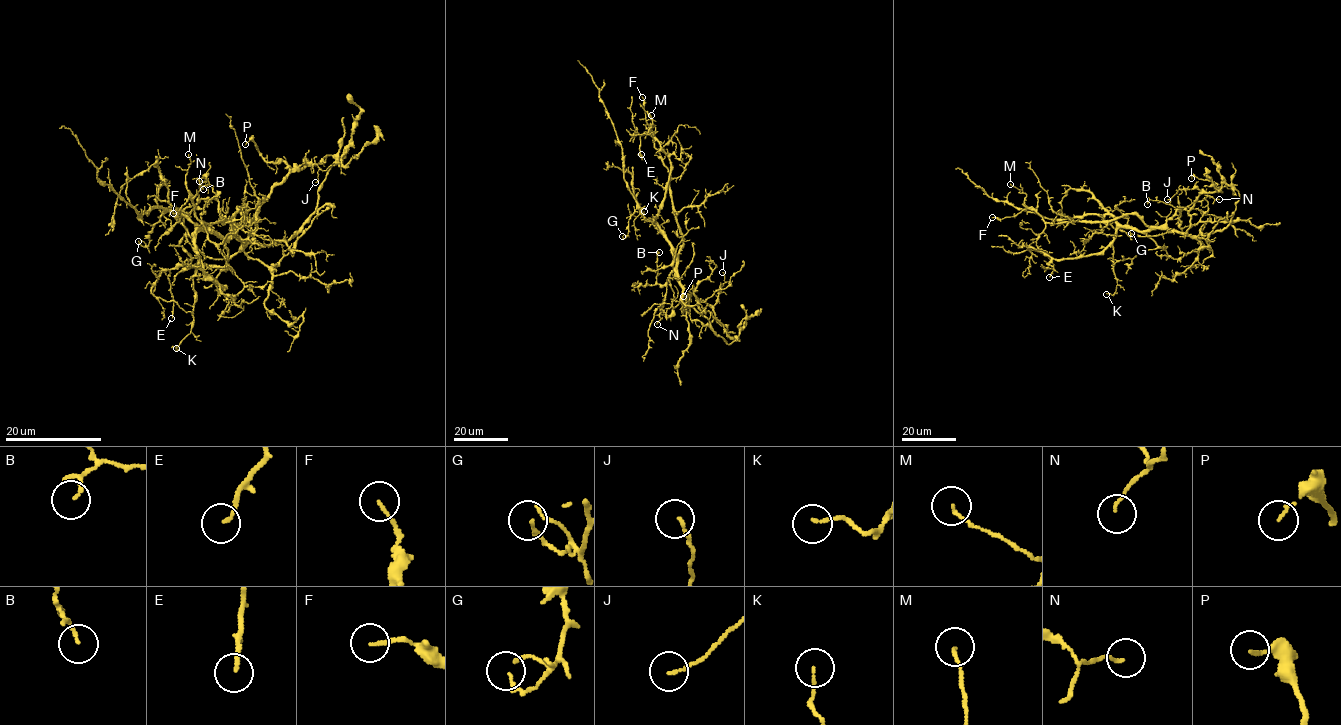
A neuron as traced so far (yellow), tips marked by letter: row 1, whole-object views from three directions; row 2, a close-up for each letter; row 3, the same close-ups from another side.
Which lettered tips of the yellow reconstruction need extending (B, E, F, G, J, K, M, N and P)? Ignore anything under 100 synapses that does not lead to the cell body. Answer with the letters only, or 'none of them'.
none of them

